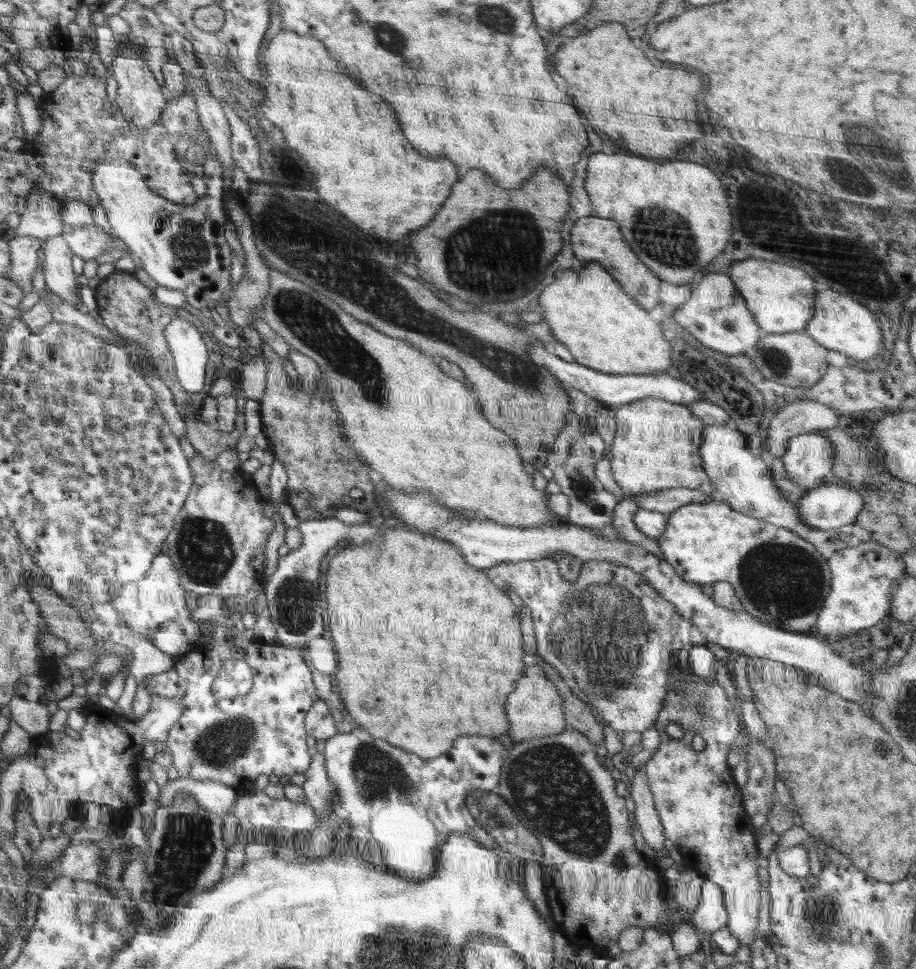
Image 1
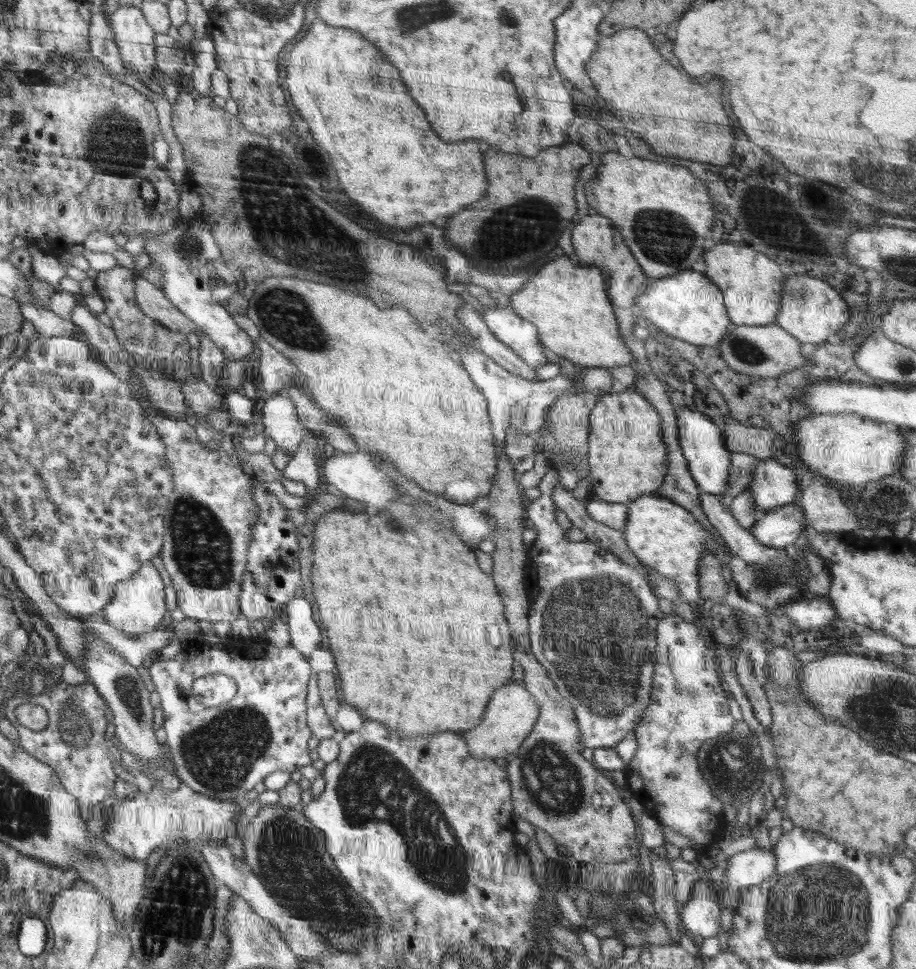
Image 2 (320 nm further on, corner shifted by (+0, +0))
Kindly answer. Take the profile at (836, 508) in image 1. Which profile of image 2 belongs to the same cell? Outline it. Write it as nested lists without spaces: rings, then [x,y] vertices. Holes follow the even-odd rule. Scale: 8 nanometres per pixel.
[[[793,502],[767,512],[751,526],[750,531],[760,544],[785,549],[792,547],[807,525],[803,508]]]

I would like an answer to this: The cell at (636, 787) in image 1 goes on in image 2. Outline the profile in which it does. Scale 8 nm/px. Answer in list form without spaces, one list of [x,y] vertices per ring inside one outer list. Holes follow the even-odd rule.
[[[652,853],[649,854],[649,858],[652,867],[655,916],[664,922],[673,942],[680,944],[680,937],[684,930],[674,896],[675,872],[666,858],[660,858]]]

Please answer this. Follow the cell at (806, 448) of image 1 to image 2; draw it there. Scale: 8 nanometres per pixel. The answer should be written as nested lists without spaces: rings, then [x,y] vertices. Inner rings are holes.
[[[774,458],[761,460],[754,469],[752,480],[746,489],[749,489],[751,497],[754,498],[753,508],[757,520],[767,512],[793,503],[800,492],[796,485],[796,475]]]

